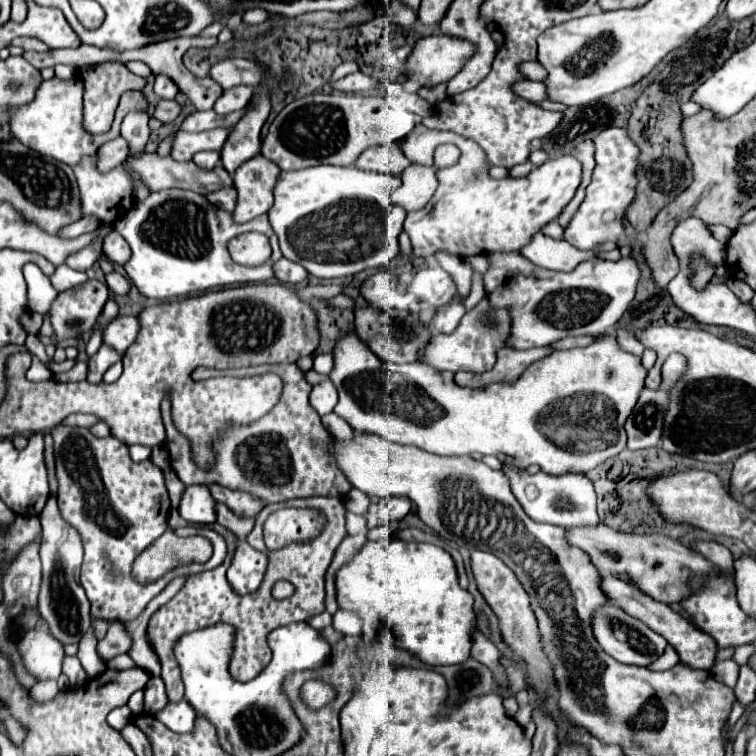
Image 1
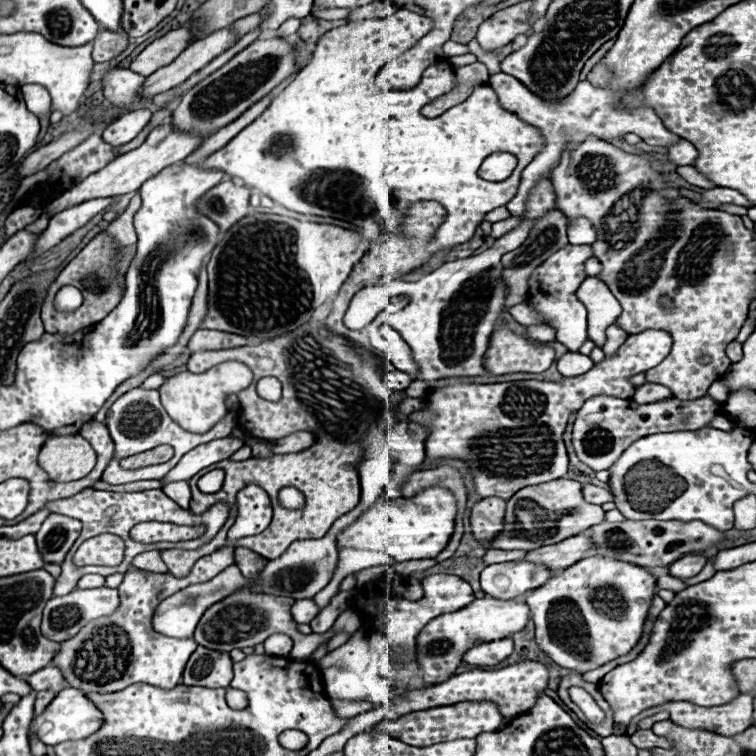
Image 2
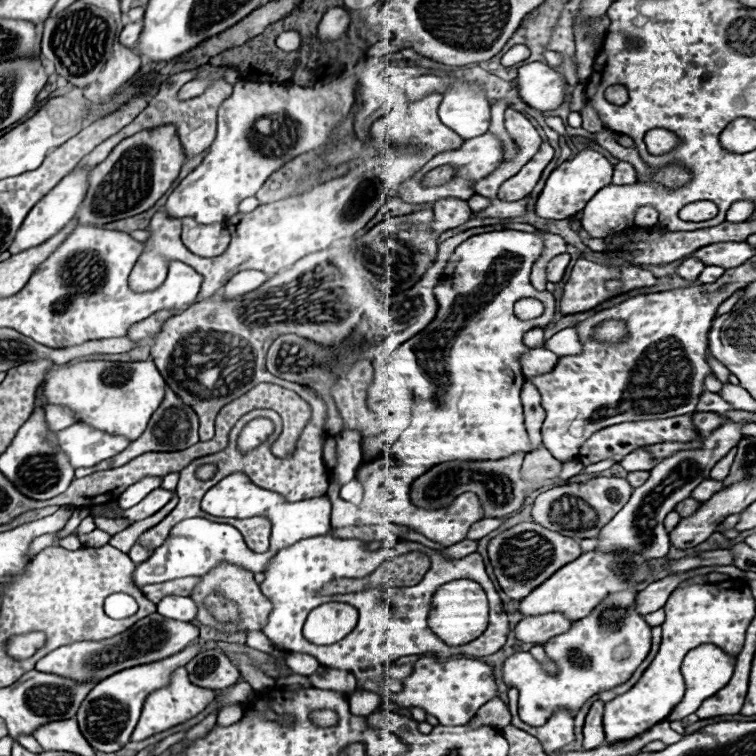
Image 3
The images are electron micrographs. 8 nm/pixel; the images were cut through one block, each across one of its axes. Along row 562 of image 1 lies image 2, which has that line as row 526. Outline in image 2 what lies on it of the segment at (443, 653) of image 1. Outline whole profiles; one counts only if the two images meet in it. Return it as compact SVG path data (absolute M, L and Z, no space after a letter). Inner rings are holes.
M444 486L424 488L412 498L380 496L376 504L360 516L360 520L338 534L338 548L378 550L392 556L394 562L436 558L436 554L444 550L454 532L456 512L456 498Z

